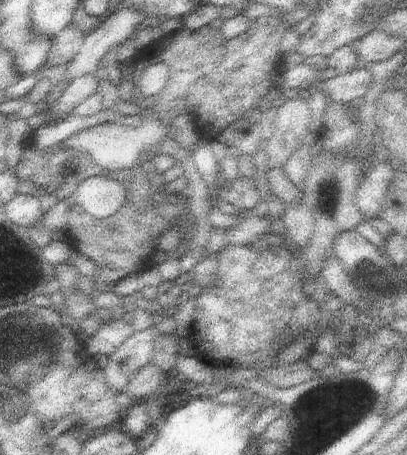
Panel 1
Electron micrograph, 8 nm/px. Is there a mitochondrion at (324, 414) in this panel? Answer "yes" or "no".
yes

